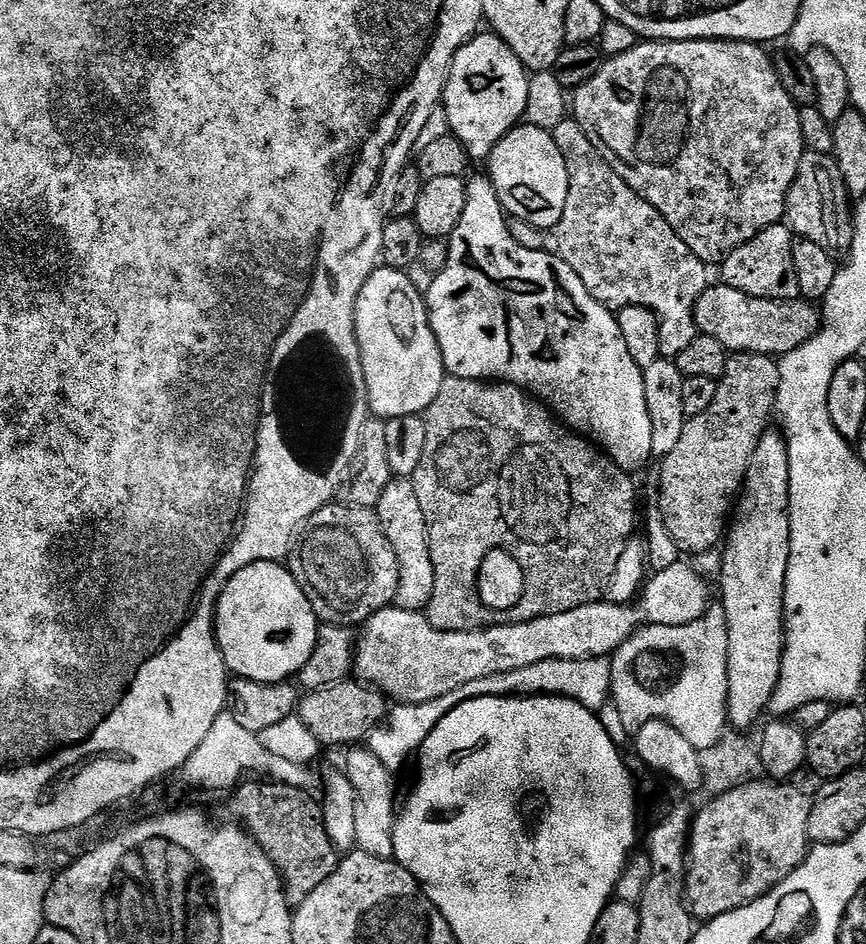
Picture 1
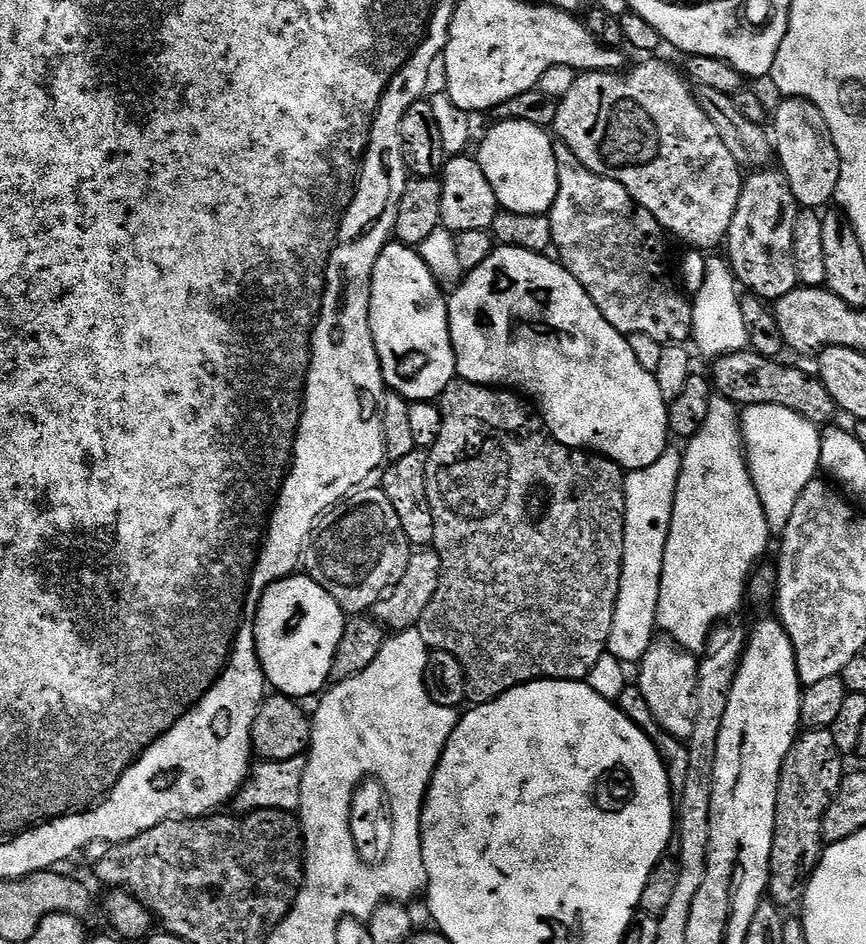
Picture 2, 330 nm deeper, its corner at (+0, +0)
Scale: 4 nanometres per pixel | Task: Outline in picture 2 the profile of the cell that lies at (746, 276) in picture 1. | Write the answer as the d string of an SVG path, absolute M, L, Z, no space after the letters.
M756 170L752 177L743 181L740 190L740 206L732 218L732 225L726 237L726 259L732 266L732 273L737 281L753 296L765 302L775 302L790 294L800 284L800 275L796 269L794 258L794 226L801 212L801 207L794 198L794 190L790 186L783 171Z

